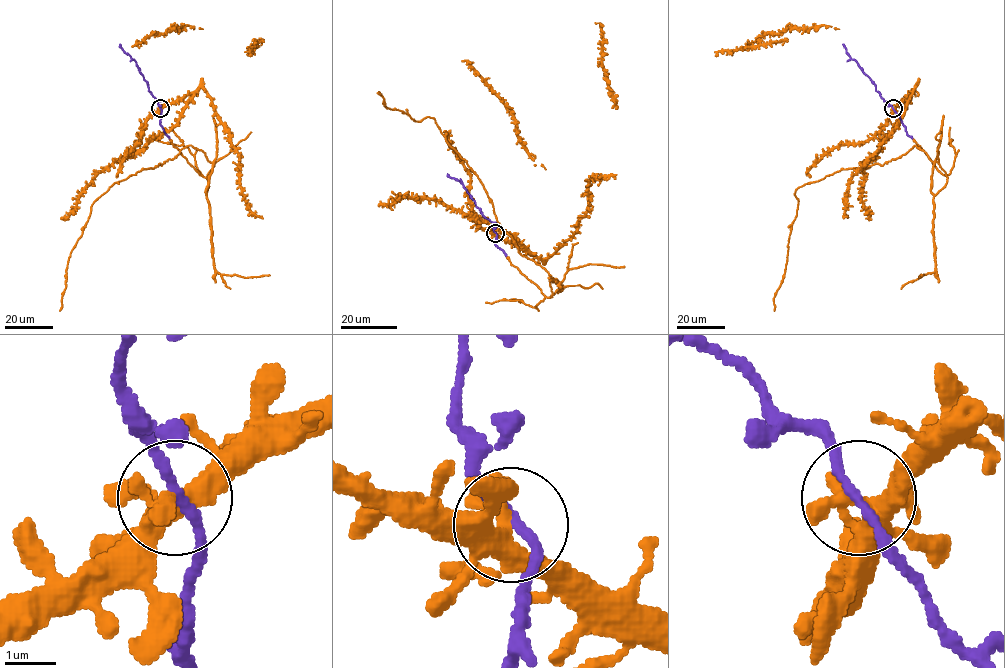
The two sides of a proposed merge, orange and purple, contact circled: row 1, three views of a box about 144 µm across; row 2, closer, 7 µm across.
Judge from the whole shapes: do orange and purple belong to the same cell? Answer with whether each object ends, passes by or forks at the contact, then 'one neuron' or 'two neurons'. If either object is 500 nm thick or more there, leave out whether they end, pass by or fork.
orange forks; purple passes by; one neuron

